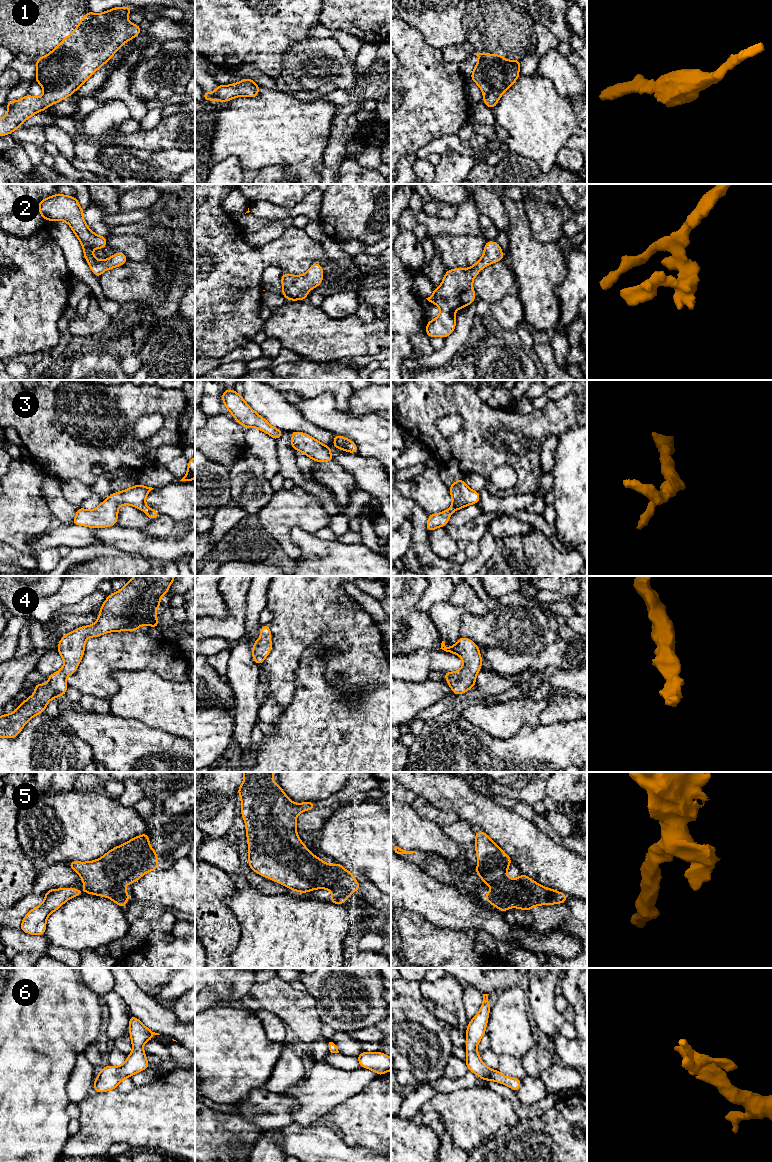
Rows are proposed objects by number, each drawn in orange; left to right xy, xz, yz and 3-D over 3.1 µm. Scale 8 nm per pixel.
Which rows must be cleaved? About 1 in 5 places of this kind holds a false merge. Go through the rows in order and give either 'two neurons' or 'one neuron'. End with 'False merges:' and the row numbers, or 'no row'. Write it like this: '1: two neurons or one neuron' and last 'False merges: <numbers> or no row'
1: one neuron
2: one neuron
3: one neuron
4: one neuron
5: one neuron
6: one neuron
False merges: no row

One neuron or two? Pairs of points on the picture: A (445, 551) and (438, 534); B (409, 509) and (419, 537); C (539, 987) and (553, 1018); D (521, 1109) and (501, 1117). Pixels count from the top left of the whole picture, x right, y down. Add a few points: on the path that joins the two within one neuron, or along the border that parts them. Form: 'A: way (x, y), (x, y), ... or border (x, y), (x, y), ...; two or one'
A: way (445, 547), (438, 538); one
B: way (416, 515), (419, 518), (419, 530); one
C: way (541, 995), (541, 1005), (545, 1010); one
D: border (510, 1101), (519, 1119); two

